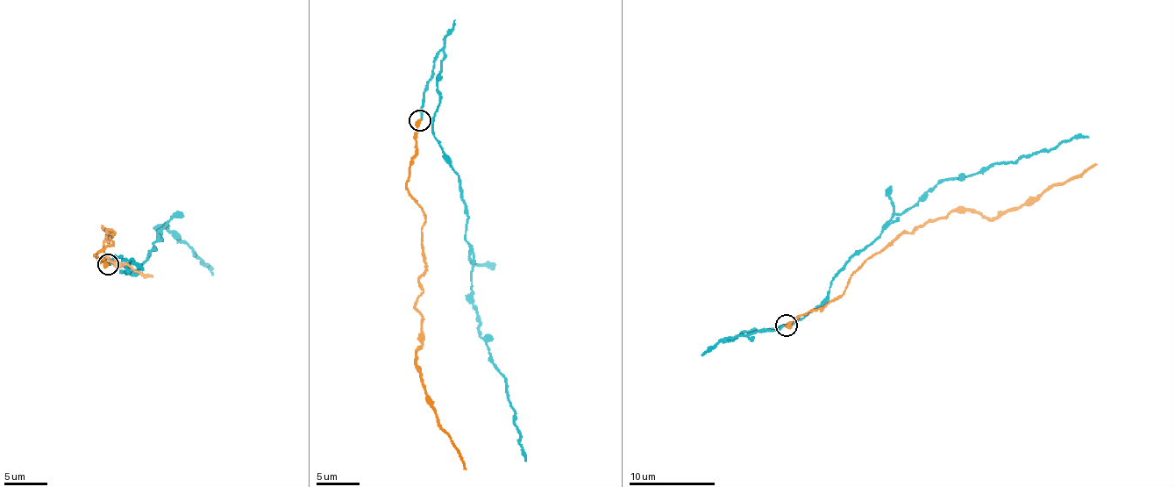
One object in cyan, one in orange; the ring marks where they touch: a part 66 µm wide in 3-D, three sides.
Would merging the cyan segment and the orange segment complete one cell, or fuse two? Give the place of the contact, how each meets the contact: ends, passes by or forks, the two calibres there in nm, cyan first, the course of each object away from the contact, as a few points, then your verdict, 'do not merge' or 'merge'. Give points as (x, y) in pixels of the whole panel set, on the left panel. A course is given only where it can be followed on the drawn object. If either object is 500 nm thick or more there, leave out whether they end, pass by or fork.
place (108, 264); cyan passes by; orange ends; calibres 130 and 400 nm; course cyan (110, 264), (114, 254), (130, 261), (122, 274), (139, 268), (166, 225), (212, 275); course orange (107, 265), (94, 255), (113, 241), (113, 232), (103, 228), (110, 234), (103, 259), (152, 277); merge

